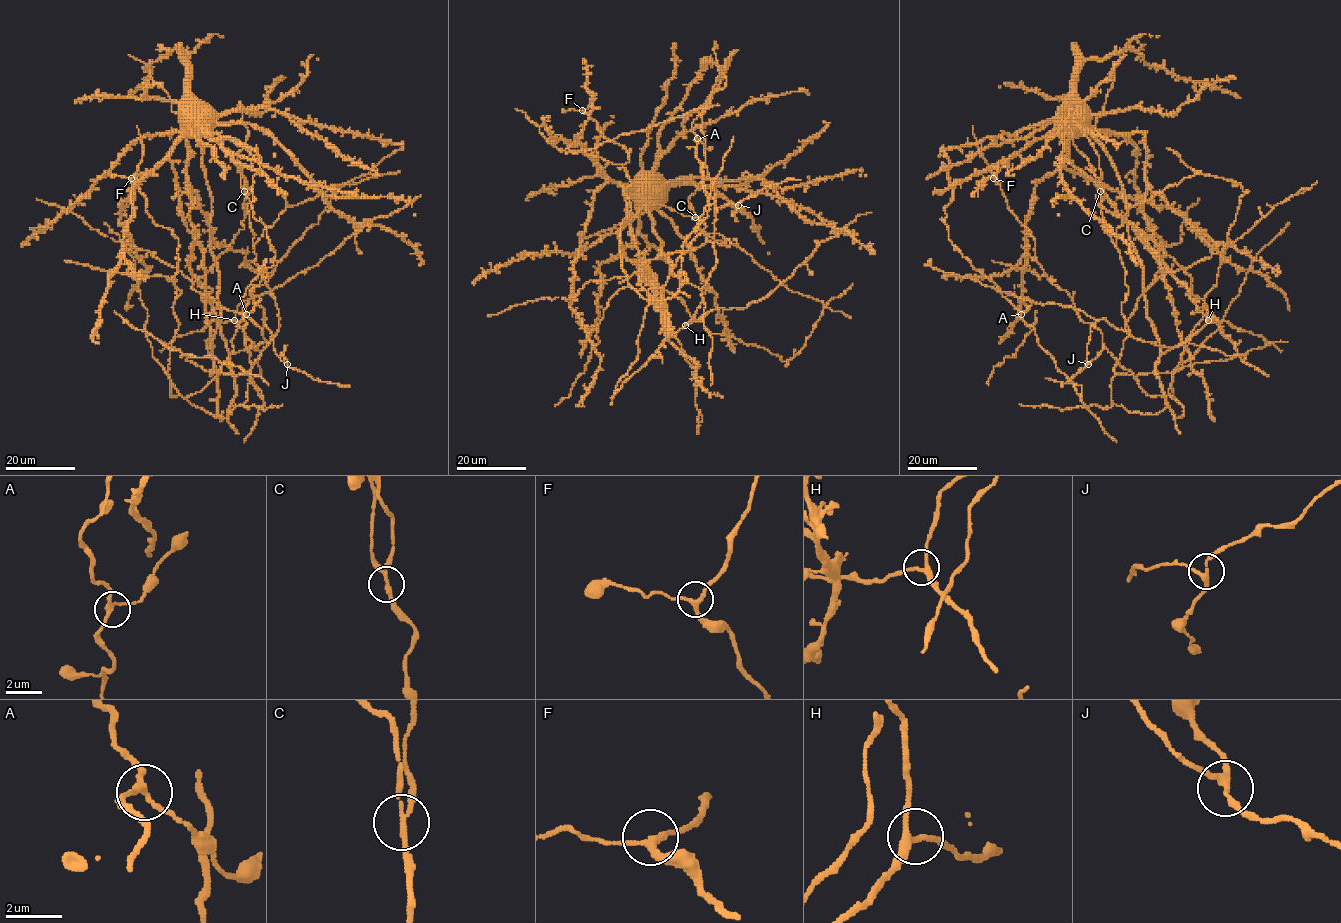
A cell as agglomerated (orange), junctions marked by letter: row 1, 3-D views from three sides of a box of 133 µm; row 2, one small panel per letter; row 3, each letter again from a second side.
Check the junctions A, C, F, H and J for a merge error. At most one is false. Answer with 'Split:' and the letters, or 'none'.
Split: C

